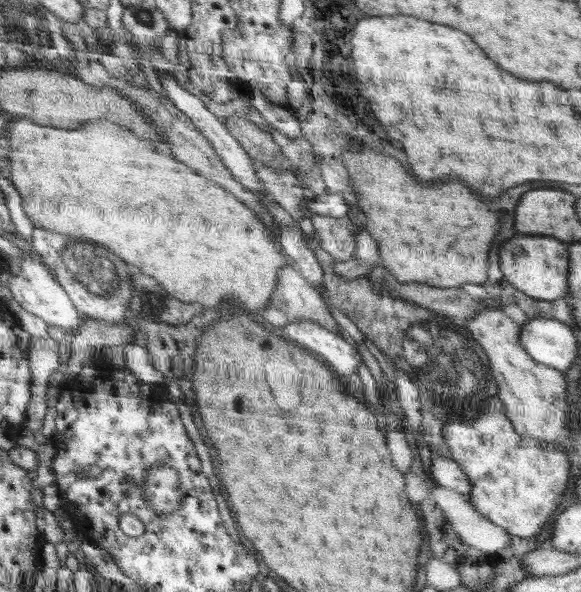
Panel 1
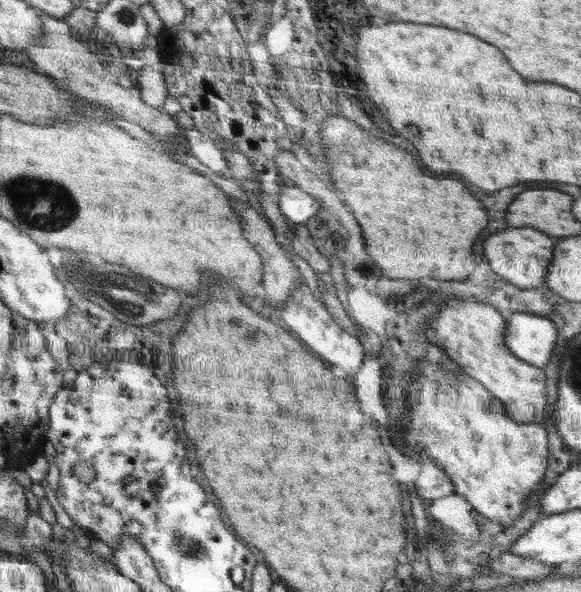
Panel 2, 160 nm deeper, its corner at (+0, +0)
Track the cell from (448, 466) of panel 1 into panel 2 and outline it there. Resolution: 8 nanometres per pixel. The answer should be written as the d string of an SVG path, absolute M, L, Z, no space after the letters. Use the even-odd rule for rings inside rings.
M424 458L416 479L416 492L424 500L434 500L454 493L453 481L433 460Z

